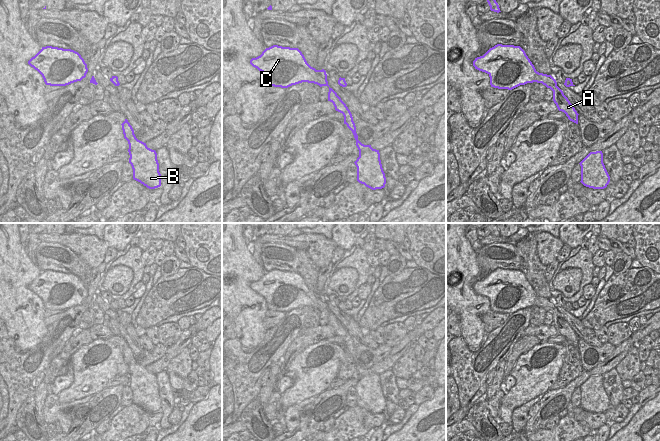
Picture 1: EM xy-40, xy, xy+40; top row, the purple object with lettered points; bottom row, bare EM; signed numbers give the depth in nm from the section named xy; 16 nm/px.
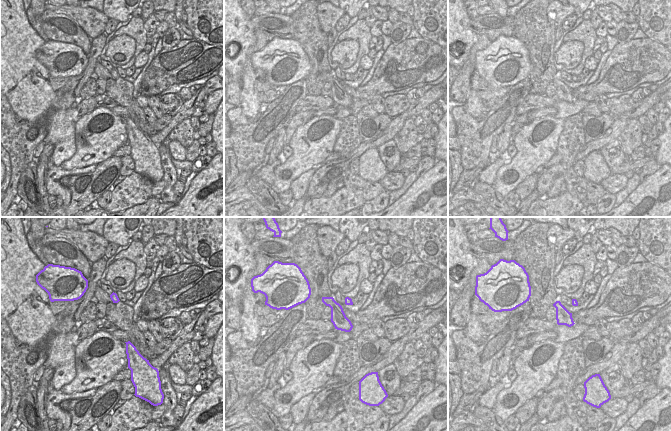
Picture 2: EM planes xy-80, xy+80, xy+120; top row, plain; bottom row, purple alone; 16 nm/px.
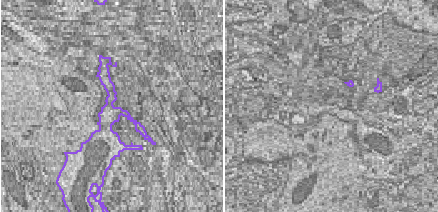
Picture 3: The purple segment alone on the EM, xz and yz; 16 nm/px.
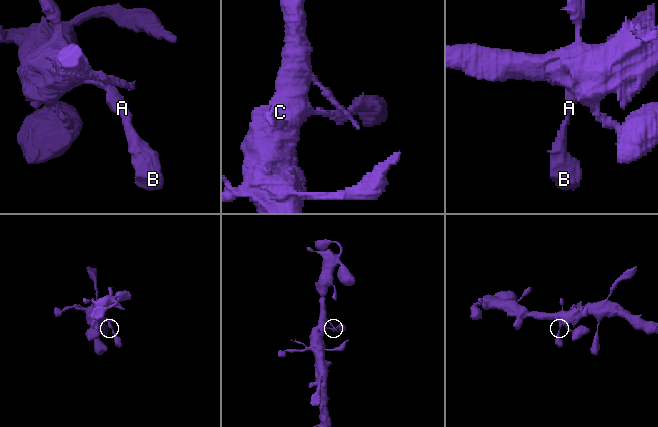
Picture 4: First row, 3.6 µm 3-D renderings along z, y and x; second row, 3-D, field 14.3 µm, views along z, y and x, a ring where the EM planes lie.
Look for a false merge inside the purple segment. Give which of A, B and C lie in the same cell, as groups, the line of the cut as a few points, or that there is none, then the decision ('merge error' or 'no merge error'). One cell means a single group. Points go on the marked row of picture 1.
A B C; no cut; no merge error

